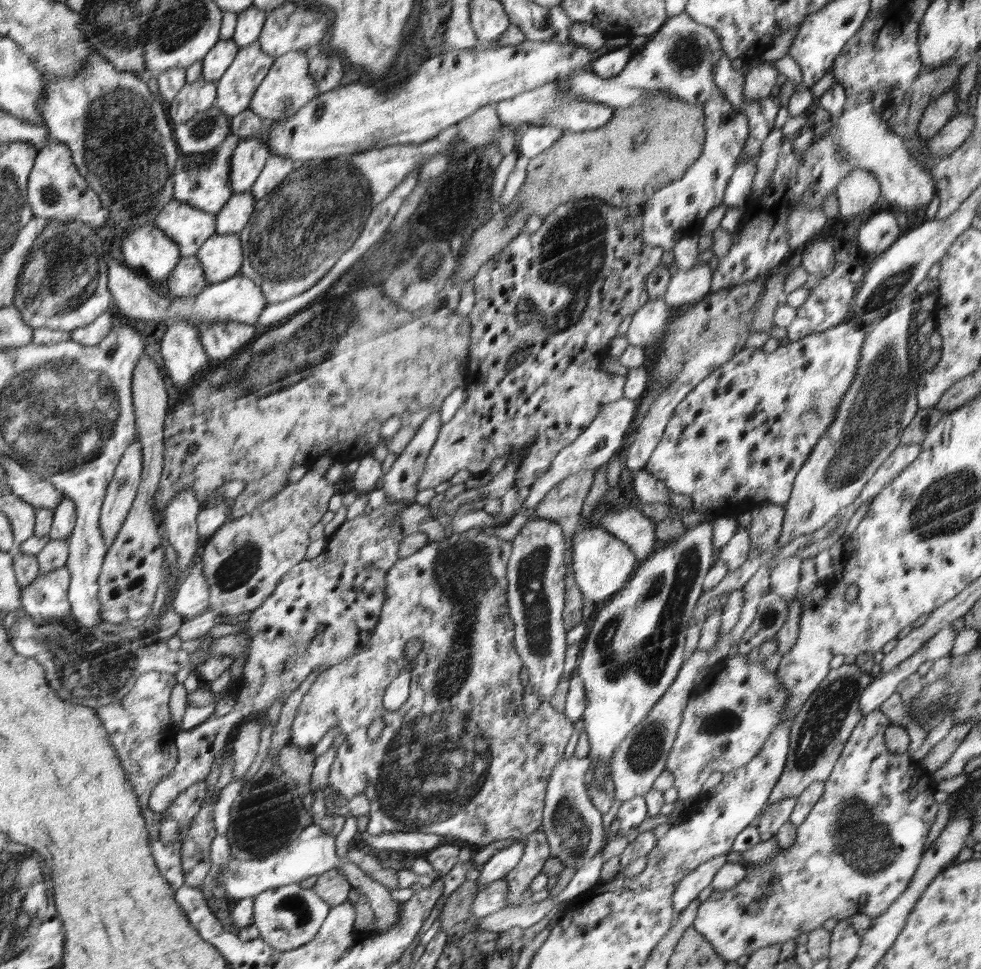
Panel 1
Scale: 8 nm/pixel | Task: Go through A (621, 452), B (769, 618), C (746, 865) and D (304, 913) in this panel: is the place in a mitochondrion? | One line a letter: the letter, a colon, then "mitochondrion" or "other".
A: other
B: other
C: other
D: mitochondrion

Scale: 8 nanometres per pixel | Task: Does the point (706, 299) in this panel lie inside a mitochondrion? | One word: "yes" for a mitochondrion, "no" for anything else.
no

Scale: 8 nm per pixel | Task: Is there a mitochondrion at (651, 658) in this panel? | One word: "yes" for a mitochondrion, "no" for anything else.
yes

